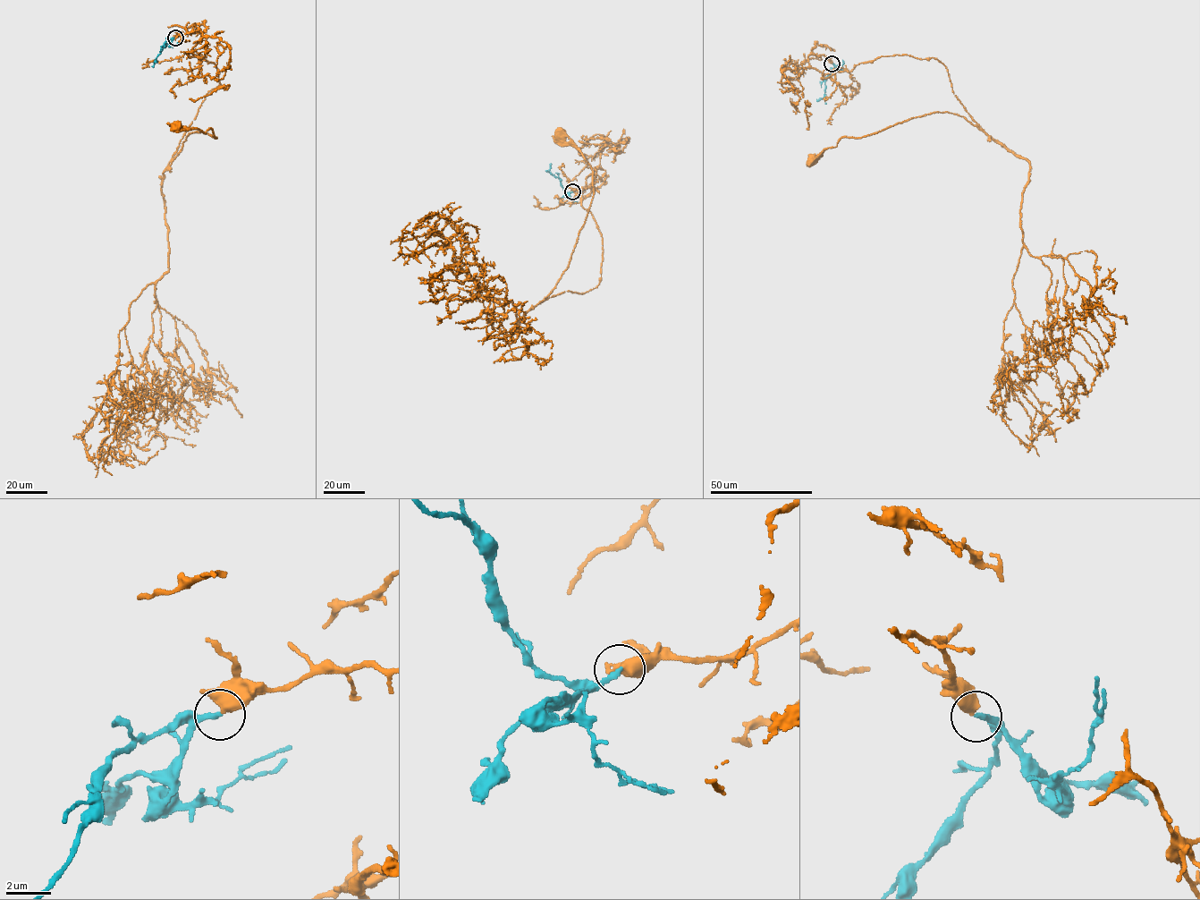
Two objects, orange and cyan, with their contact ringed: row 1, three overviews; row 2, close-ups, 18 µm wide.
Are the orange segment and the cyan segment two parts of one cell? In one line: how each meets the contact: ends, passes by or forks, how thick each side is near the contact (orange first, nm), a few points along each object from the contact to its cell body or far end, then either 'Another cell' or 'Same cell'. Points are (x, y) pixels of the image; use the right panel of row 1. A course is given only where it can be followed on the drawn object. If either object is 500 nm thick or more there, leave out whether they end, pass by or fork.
At the ring orange passes by. At the ring cyan ends. Thickness 440 nm (orange) against 240 nm. Course of orange: (832, 63), (808, 55), (823, 74), (883, 56), (937, 59), (984, 131), (938, 111), (841, 137), (812, 160). Course of cyan: (832, 63), (834, 65), (825, 81), (824, 97), (816, 98). Same cell

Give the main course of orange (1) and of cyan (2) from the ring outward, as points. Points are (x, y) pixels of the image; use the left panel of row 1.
1: (175, 38), (206, 31), (189, 57), (215, 63), (221, 85), (171, 161), (189, 132), (216, 138), (176, 127)
2: (175, 38), (165, 42), (156, 60)

